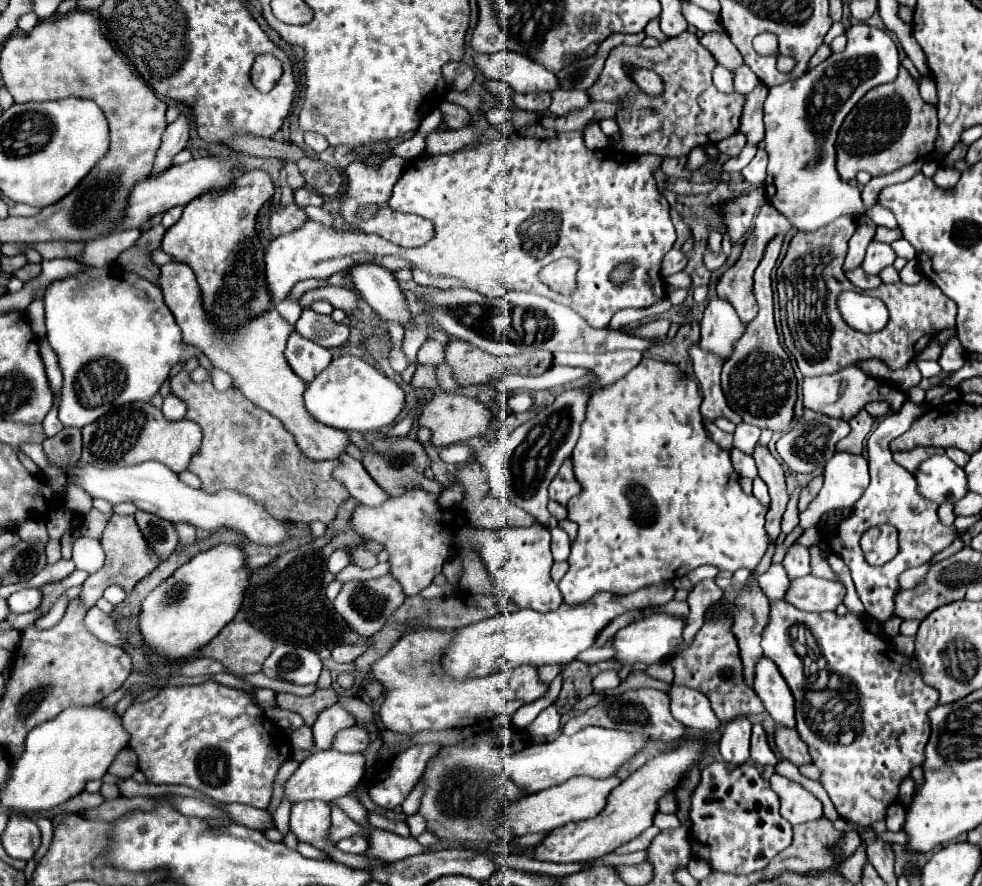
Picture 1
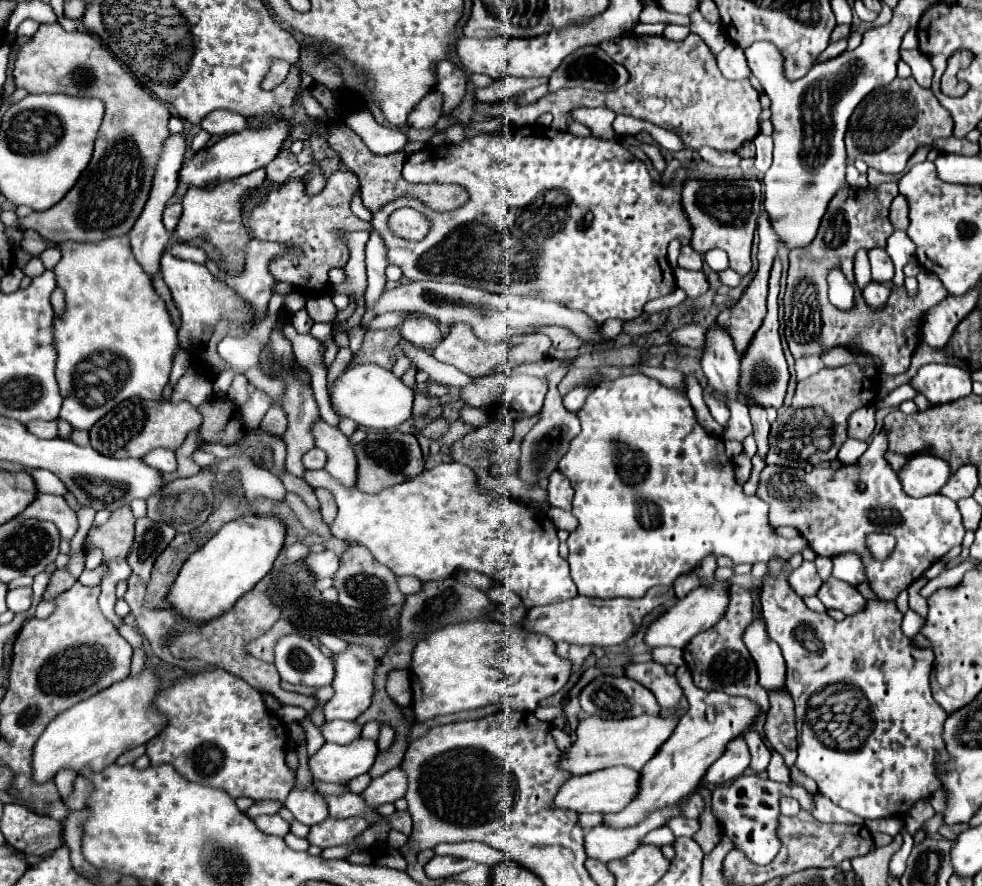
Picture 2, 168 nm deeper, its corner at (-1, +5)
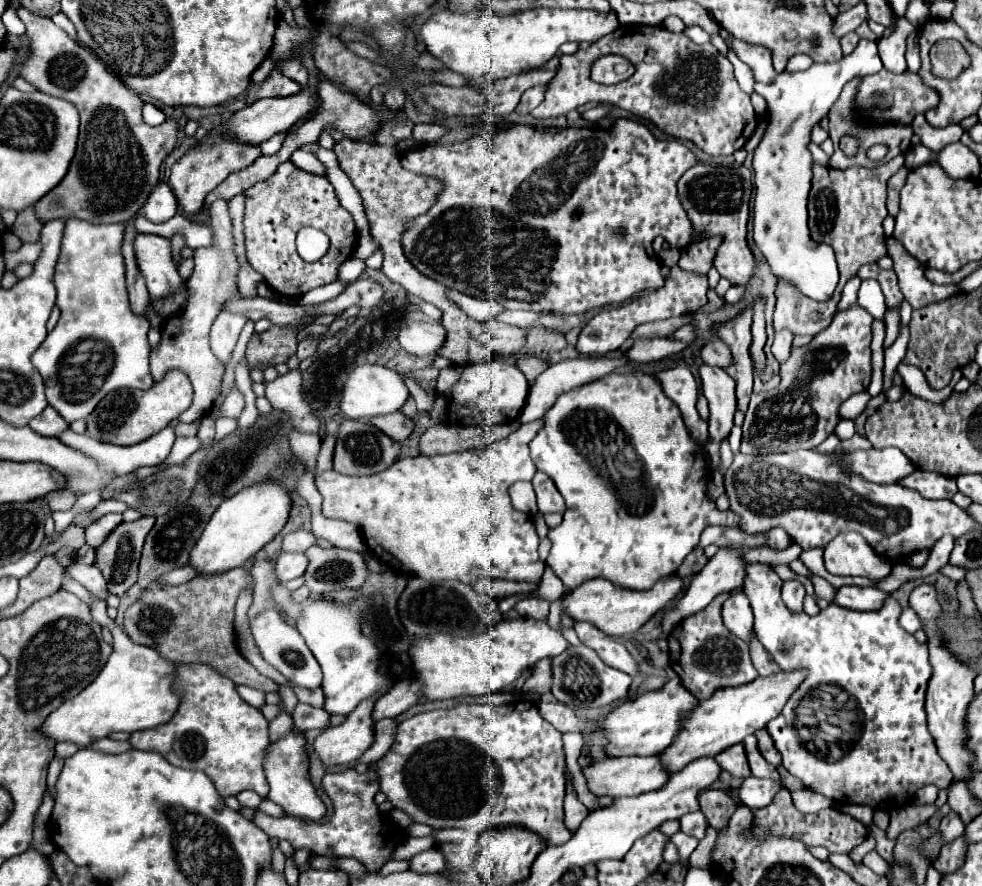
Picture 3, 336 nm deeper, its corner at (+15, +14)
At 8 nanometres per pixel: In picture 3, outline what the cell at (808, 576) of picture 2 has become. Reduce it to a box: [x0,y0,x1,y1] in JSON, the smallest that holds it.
[782,581,804,613]

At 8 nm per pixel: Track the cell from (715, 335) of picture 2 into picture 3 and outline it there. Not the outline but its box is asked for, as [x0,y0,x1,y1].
[700,365,736,469]

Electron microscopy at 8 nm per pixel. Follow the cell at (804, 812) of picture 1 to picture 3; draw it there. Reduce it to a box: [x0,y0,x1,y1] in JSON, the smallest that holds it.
[736,777,780,809]

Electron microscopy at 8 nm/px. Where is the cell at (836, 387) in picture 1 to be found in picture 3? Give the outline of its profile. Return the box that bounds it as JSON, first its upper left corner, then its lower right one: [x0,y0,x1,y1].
[772,329,792,363]

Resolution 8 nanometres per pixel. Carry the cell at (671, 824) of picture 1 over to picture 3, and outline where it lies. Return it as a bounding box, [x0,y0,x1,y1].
[680,811,708,839]

